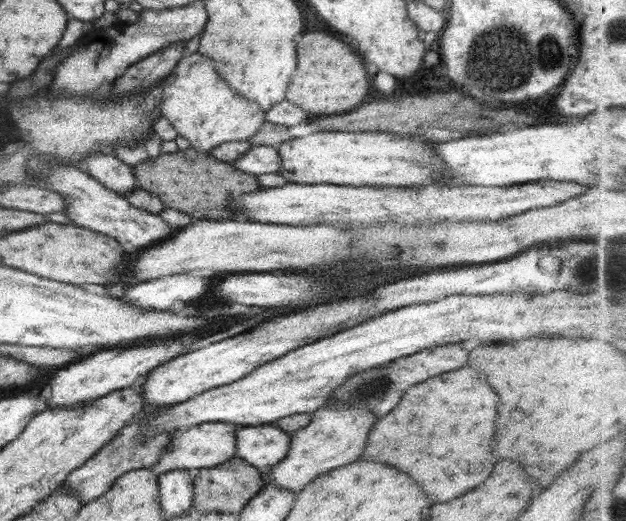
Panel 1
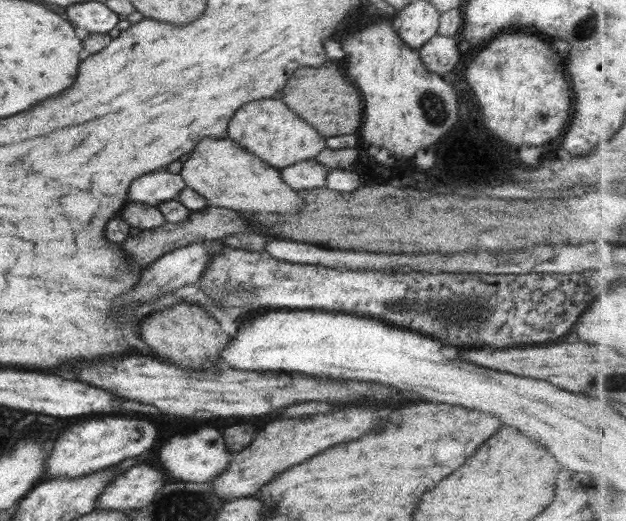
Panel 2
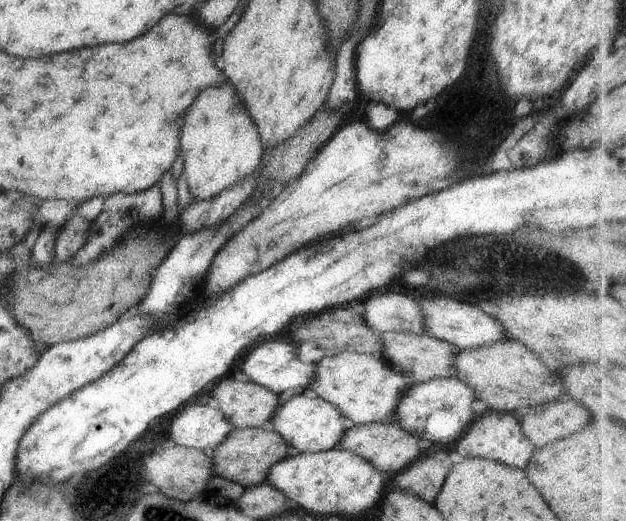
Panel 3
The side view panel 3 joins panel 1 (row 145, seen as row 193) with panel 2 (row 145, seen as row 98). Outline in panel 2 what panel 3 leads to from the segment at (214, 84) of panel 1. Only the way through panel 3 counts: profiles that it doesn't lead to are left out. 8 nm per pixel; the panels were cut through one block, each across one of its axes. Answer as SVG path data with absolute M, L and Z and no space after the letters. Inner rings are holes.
M206 138L198 142L190 152L188 162L182 166L180 176L185 180L186 187L204 196L207 204L213 207L242 213L284 214L297 211L303 205L301 196L282 180L277 168L258 160L254 154L229 138Z

